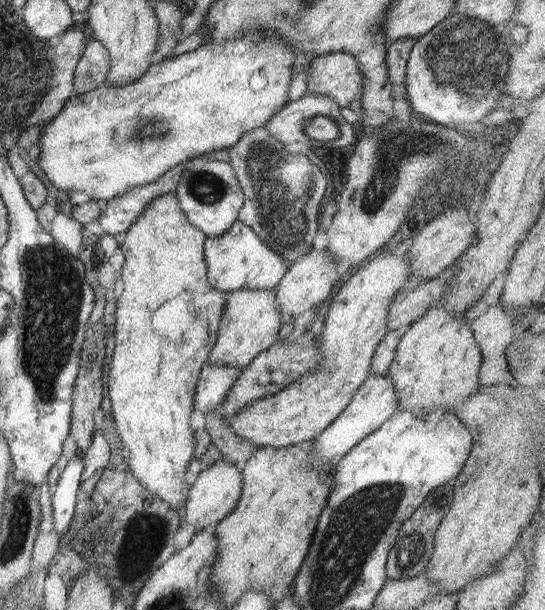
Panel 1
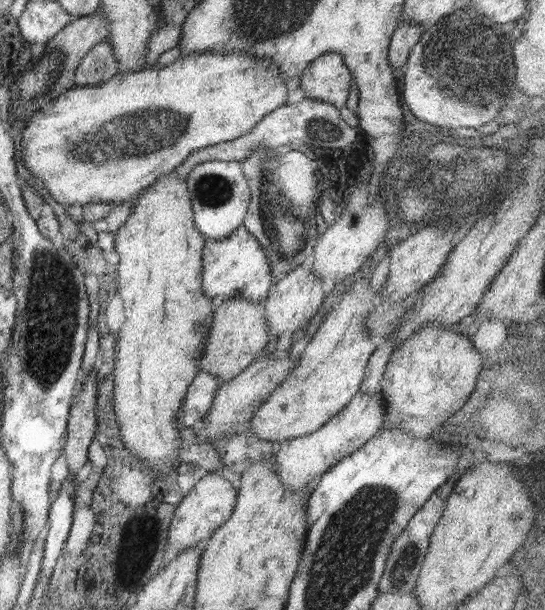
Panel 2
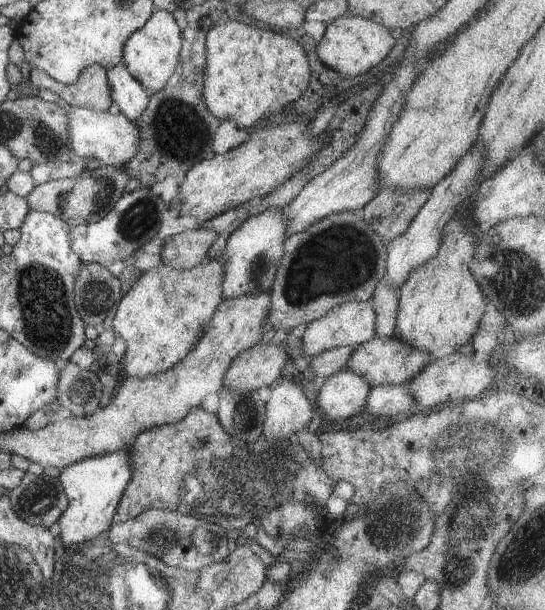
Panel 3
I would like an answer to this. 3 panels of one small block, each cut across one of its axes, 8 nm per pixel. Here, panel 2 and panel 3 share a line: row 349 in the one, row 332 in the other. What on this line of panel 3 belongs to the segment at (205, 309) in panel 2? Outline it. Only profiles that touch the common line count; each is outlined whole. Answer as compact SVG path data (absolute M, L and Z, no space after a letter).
M207 260L204 264L195 266L191 269L174 269L168 265L160 265L148 272L142 273L130 287L130 290L121 296L117 304L117 308L114 310L115 315L112 321L112 328L117 332L119 336L124 339L126 342L126 351L123 354L122 358L119 359L120 362L124 364L124 372L128 377L132 378L146 378L146 376L152 376L153 374L158 374L172 368L177 362L180 362L192 348L194 344L198 342L199 338L203 335L204 327L207 323L210 322L216 308L223 301L222 298L222 282L224 282L224 265L221 260Z

